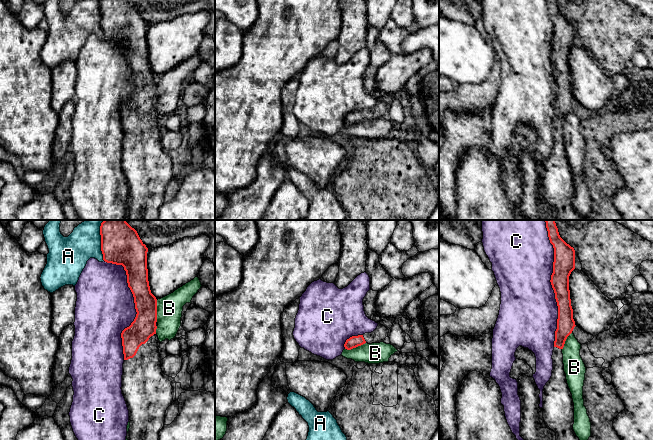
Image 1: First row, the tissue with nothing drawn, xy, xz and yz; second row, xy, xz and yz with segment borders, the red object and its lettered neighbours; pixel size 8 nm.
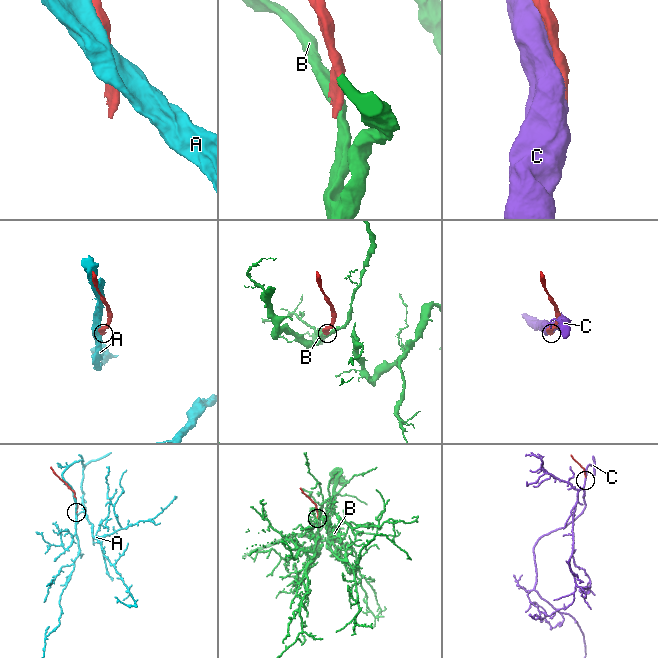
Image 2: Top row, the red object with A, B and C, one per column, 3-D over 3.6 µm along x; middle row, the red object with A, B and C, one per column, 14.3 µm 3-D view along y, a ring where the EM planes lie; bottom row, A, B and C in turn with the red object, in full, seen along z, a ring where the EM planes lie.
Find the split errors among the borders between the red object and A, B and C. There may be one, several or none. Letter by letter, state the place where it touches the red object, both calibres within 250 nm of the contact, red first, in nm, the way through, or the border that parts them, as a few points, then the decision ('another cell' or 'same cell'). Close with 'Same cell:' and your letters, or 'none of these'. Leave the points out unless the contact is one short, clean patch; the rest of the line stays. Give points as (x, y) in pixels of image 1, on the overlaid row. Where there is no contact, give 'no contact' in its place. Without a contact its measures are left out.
A: xy (101, 240) | 320/260 nm | another cell
B: xy (156, 311) | 190/200 nm | another cell
C: yz (551, 283) | 180/460 nm | another cell
Same cell: none of these

